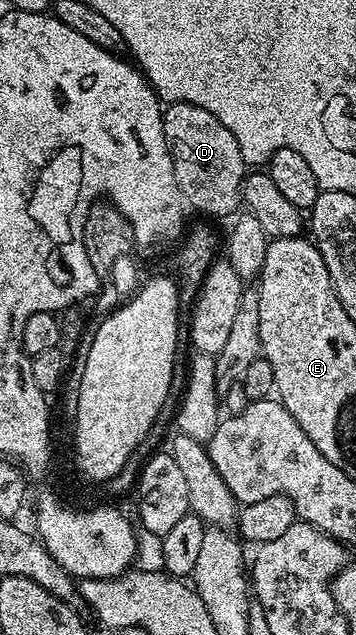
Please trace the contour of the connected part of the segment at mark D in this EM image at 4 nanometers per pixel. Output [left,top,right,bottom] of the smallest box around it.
[162,103,248,217]

